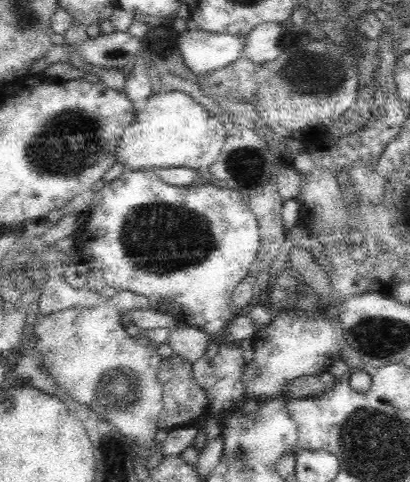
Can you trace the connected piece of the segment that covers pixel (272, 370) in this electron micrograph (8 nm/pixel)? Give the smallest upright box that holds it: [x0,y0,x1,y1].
[243,313,346,402]

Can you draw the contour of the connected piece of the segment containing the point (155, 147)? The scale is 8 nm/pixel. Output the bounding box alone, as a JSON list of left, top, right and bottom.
[116,92,226,168]

